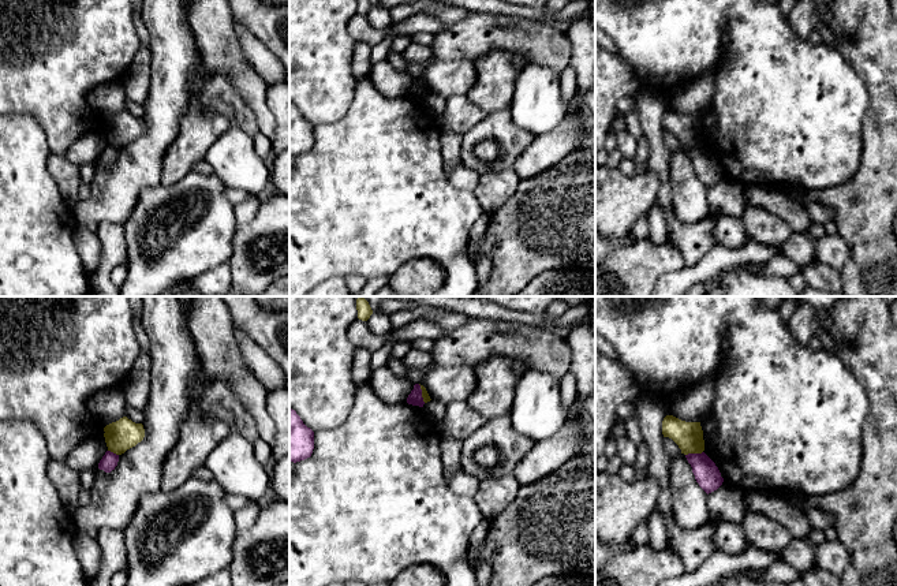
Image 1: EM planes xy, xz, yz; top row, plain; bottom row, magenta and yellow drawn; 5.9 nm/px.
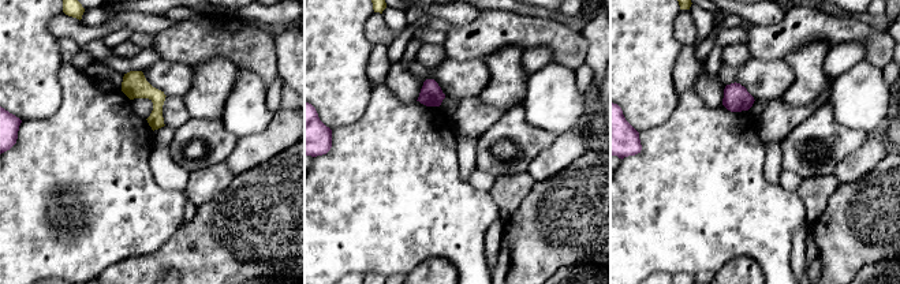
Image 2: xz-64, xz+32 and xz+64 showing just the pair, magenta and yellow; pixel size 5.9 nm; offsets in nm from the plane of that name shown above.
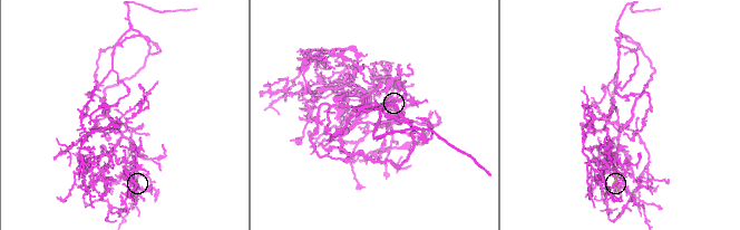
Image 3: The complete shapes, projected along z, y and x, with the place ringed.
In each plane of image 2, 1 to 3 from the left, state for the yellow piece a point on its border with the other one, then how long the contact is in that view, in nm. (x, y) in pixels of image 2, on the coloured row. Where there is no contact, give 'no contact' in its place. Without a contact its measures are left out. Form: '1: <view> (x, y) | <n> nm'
1: no contact
2: no contact
3: no contact

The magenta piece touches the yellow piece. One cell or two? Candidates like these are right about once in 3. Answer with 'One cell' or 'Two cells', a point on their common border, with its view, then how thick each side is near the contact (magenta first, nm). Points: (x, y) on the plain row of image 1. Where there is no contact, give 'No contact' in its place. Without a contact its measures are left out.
Two cells. Touches magenta at yz (694, 148). Thickness 150 nm (magenta) against 170 nm

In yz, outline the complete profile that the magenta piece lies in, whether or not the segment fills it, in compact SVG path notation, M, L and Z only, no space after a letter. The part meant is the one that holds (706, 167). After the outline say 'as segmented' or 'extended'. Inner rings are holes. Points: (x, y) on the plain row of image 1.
M704 146L688 148L685 152L692 161L696 176L707 189L722 179L724 172L718 161Z | as segmented

